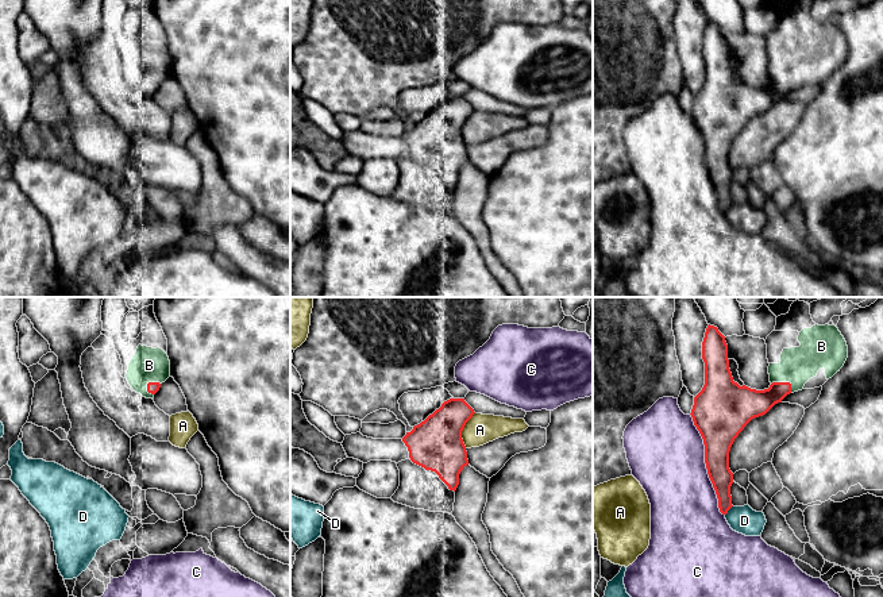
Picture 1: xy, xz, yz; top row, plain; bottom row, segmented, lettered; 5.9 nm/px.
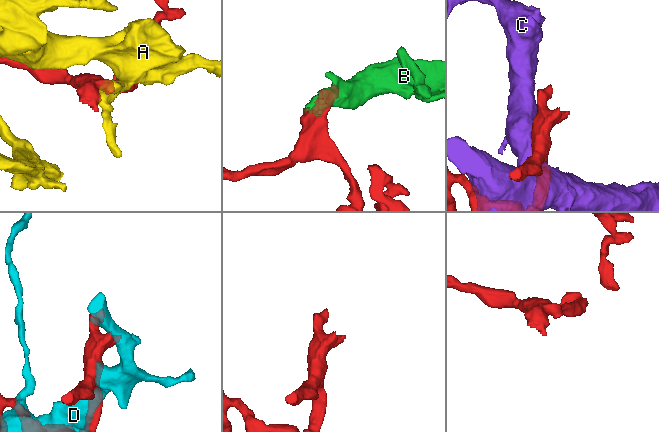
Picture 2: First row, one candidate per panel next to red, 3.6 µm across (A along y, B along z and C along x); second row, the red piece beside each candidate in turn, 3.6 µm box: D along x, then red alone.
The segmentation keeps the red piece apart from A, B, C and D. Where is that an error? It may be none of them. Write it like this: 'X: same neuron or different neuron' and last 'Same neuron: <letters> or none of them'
A: different neuron
B: same neuron
C: different neuron
D: different neuron
Same neuron: B

